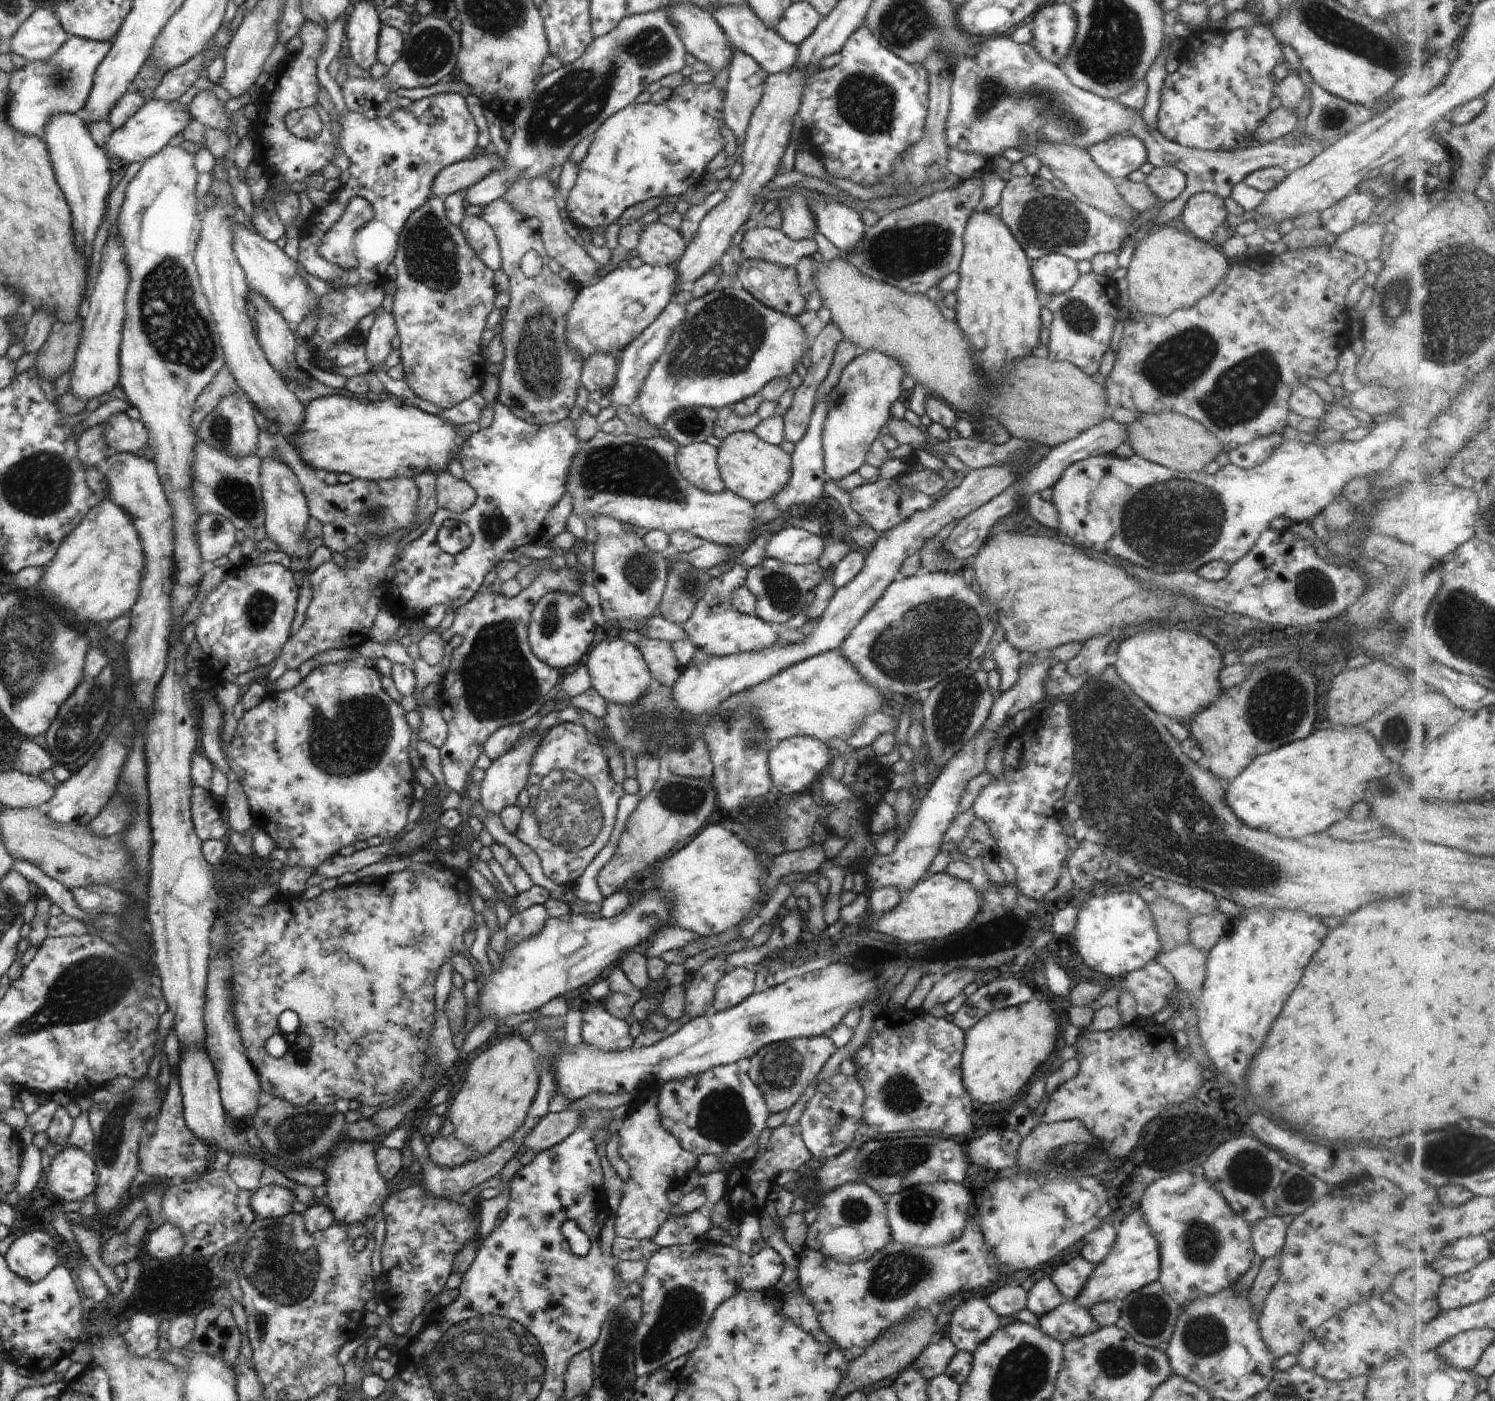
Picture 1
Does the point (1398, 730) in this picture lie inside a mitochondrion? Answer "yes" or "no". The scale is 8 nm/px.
yes

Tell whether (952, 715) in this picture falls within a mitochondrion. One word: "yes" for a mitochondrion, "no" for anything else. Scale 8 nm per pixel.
yes

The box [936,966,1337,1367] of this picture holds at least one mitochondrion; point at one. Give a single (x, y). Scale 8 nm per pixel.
(1250, 1172)

